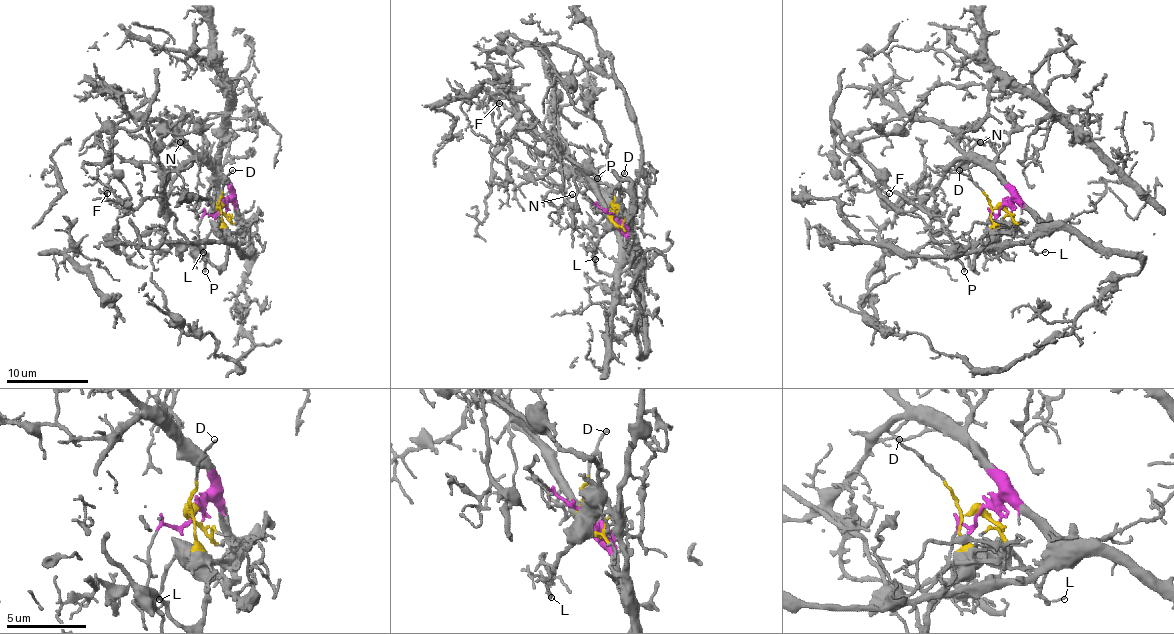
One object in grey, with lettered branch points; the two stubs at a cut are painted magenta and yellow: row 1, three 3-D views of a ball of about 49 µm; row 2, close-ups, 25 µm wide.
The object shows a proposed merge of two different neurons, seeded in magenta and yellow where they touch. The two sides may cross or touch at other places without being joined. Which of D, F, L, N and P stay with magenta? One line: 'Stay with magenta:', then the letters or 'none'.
Stay with magenta: F, N

